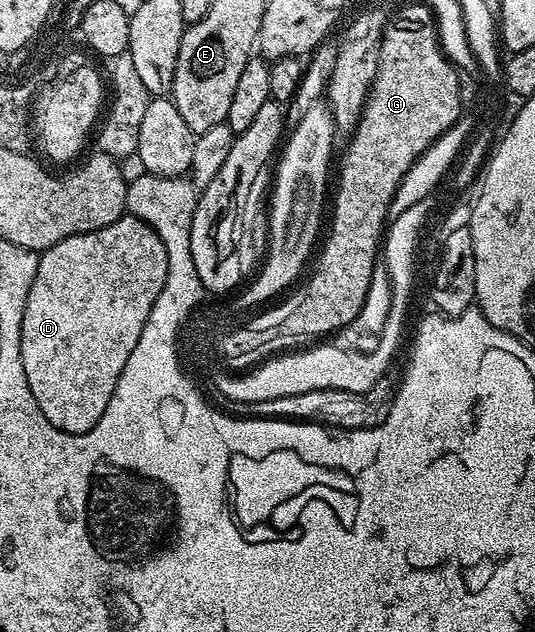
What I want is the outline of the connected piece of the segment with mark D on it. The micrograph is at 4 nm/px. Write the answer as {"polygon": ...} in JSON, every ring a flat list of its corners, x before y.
{"polygon":[[130,216,118,218,113,224,100,230,69,236,40,253,37,276,33,276,33,288,29,288,23,313,21,340,17,343,17,350,19,350,17,362,25,368,25,380,29,392,33,392,33,400,37,400,37,408,45,412,45,420,49,420,49,424,53,424,64,434,87,434,95,427,97,420,103,418,105,408,111,403,111,397,118,391,121,372,127,369,129,356,135,354,137,340,143,338,145,320,149,320,149,311,161,296,161,287,165,284,165,272,168,268,169,260,165,256,165,244,161,244,161,236,157,236,157,232,153,232,153,228,149,228,147,222]]}

